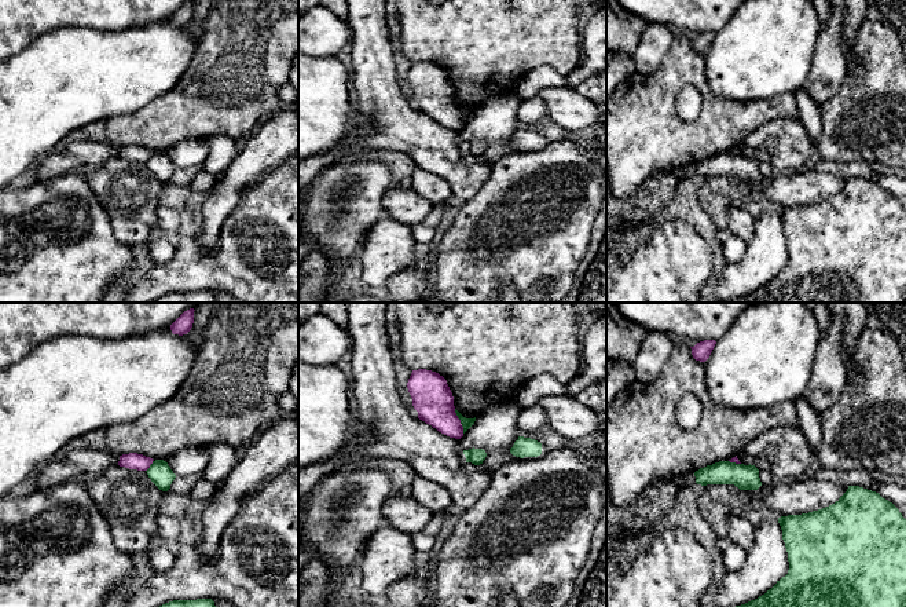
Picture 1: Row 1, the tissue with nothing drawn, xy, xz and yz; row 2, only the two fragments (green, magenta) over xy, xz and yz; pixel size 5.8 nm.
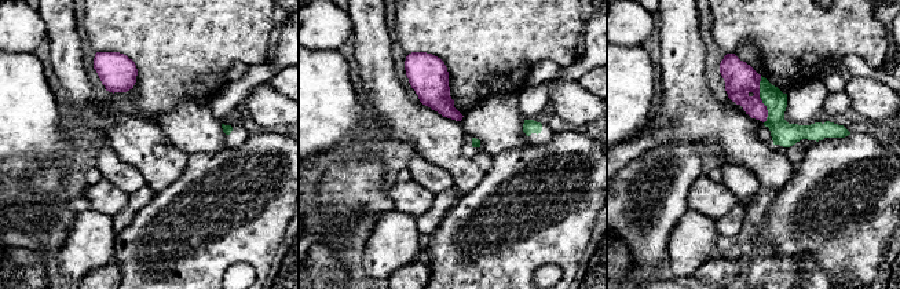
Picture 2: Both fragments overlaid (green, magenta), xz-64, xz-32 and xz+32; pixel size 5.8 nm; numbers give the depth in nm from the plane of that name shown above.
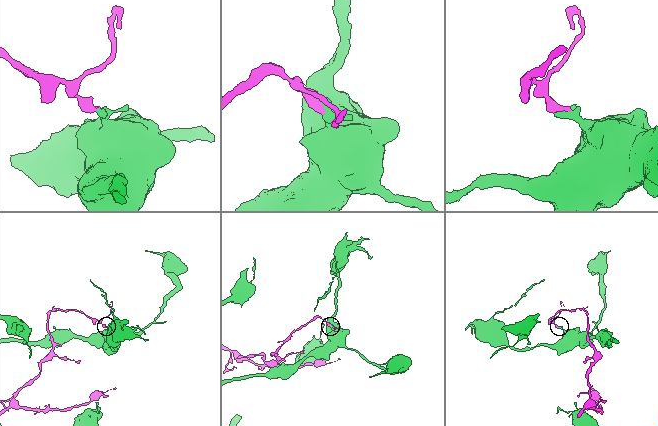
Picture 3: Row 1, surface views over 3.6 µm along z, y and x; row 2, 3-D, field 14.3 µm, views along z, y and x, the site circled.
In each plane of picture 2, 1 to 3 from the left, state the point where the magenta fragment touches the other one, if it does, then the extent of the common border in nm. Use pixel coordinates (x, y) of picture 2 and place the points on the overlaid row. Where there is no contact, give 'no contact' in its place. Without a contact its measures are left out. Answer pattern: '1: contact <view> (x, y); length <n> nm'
1: no contact
2: no contact
3: contact xz+32 (761, 99); length 280 nm

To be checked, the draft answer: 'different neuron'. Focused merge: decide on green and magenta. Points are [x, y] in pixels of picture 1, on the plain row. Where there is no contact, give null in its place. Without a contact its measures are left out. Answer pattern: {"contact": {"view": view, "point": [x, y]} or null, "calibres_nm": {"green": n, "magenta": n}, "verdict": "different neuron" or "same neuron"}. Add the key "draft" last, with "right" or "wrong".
{"contact": {"view": "xz", "point": [461, 113]}, "calibres_nm": {"green": 60, "magenta": 240}, "verdict": "different neuron", "draft": "right"}

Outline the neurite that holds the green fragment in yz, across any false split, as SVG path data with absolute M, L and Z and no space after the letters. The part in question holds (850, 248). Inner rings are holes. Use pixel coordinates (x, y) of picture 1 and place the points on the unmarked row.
M848 178L832 197L778 209L789 262L764 286L745 296L712 303L906 303L906 211L879 184Z

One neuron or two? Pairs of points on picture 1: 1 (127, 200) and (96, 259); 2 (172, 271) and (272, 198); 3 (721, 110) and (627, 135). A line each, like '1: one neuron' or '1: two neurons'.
1: two neurons
2: one neuron
3: one neuron

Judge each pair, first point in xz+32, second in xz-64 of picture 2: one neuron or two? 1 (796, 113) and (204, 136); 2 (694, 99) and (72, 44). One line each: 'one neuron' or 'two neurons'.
1: one neuron
2: one neuron

